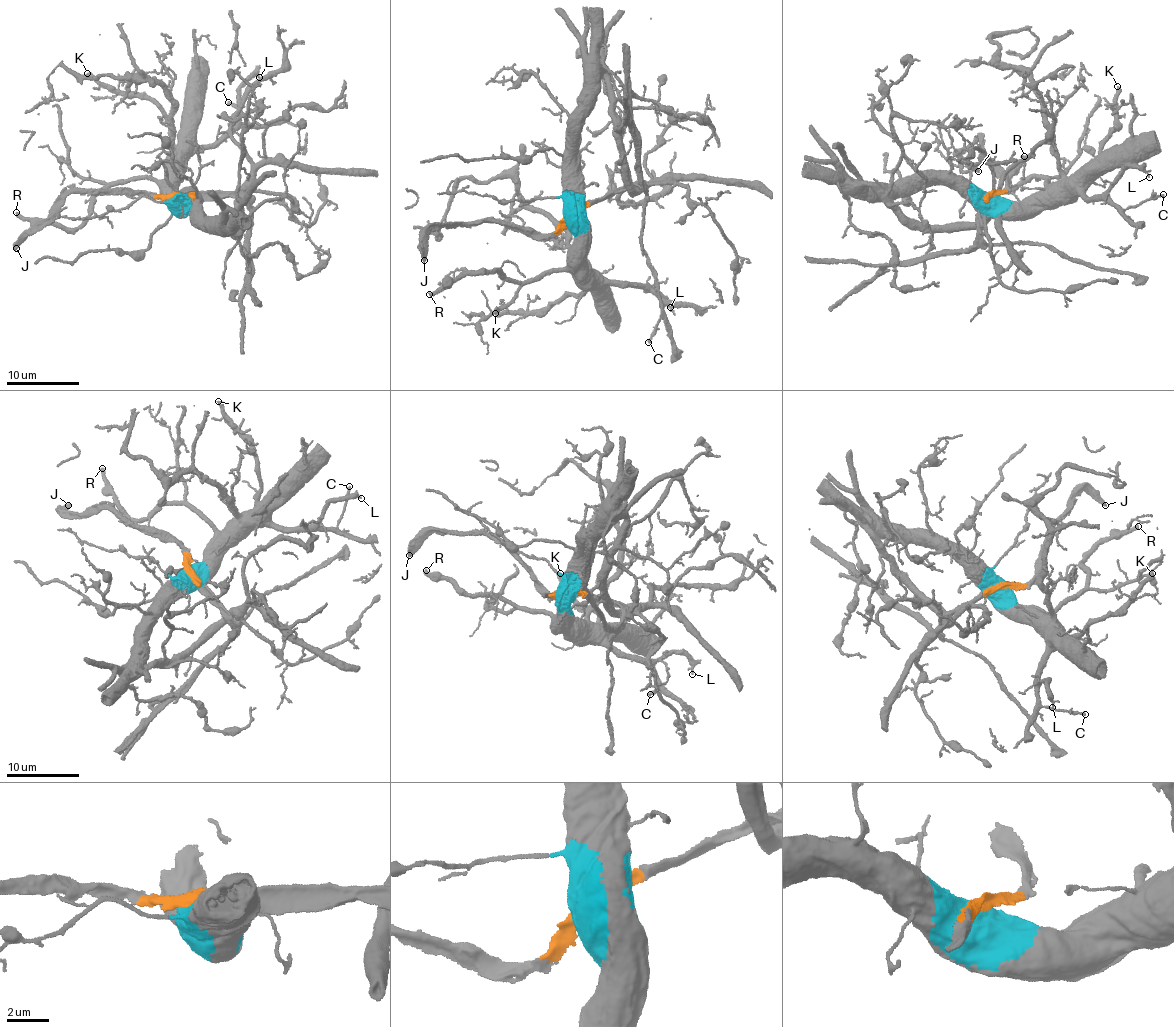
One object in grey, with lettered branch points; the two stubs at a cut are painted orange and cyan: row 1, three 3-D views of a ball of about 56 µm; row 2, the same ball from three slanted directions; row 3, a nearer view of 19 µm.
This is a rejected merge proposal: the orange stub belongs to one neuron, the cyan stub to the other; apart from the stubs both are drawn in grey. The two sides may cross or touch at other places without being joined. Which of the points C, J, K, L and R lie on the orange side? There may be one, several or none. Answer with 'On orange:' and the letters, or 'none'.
On orange: J

